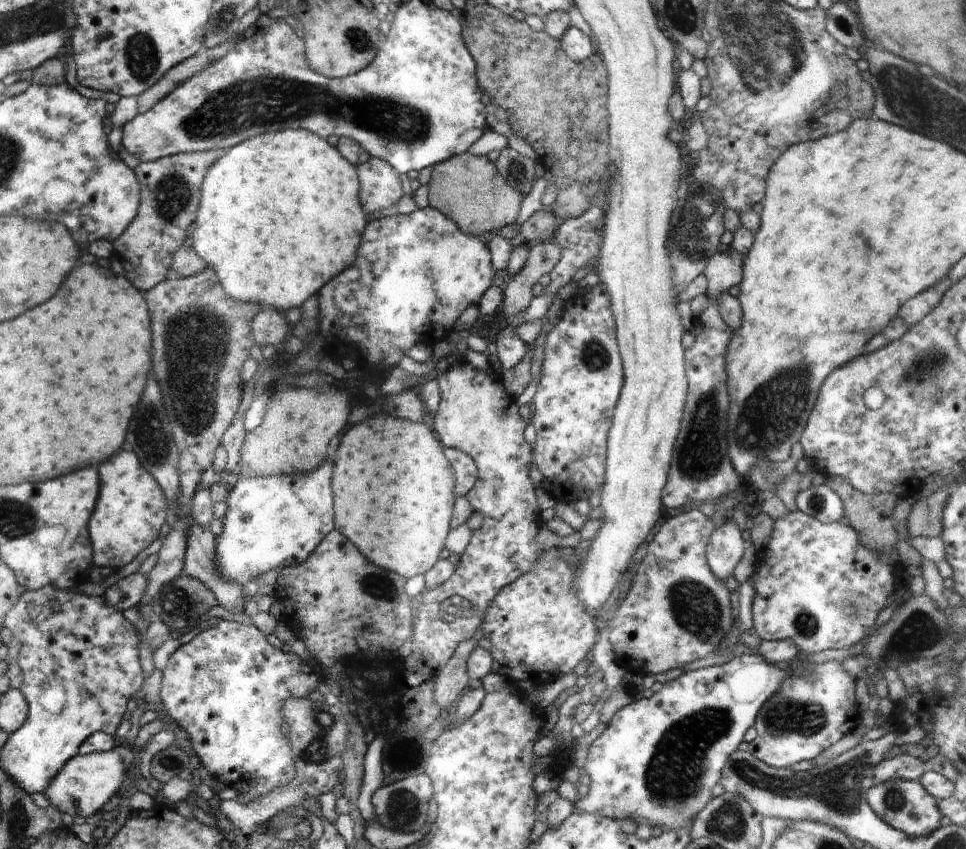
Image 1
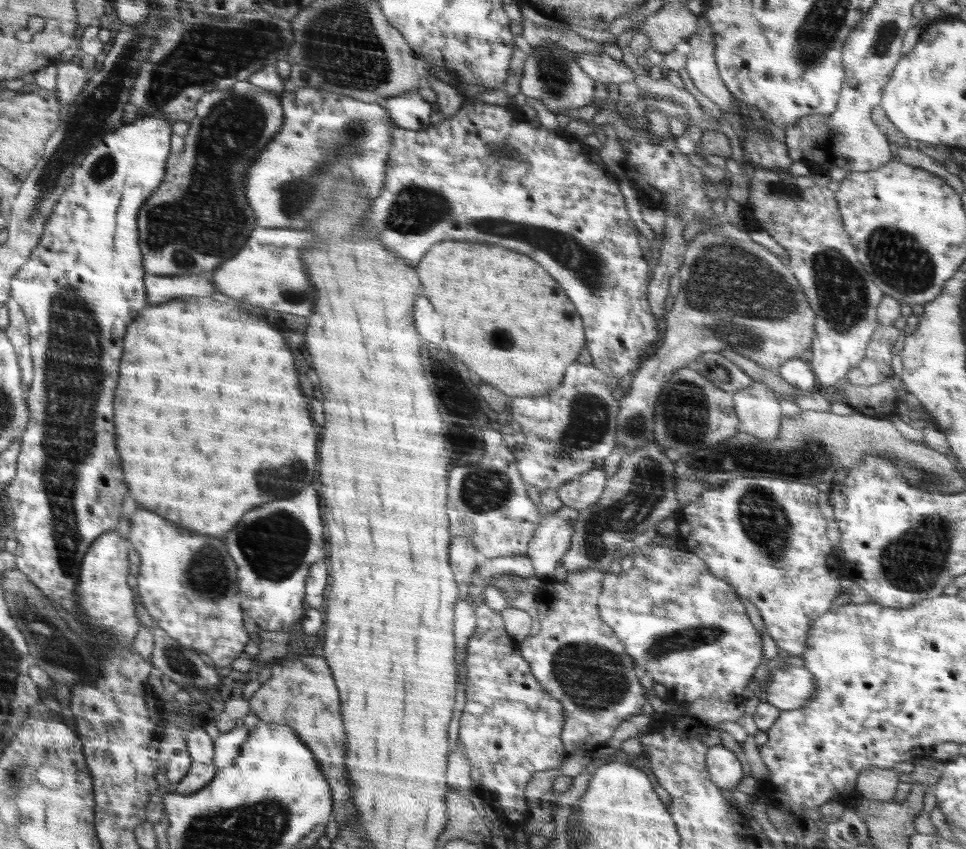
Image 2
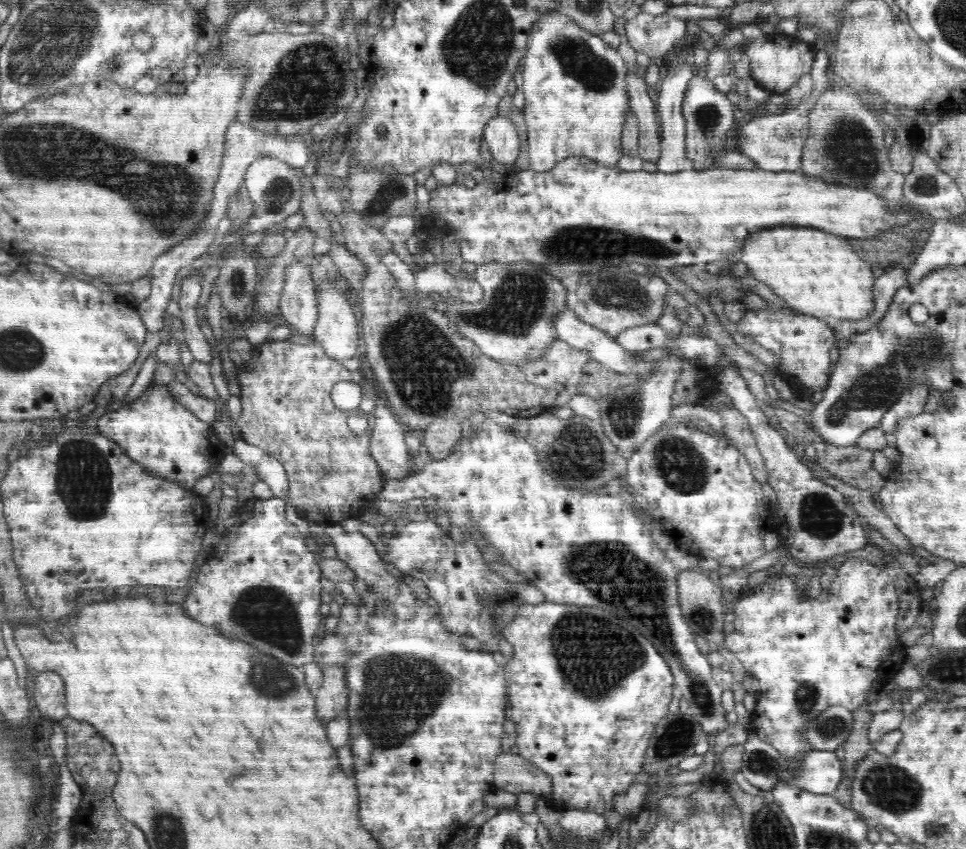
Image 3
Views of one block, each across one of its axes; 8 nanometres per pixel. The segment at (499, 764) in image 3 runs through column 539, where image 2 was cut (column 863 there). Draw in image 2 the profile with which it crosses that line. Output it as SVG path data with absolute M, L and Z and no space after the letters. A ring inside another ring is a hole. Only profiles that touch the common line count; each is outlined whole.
M868 767L859 772L857 791L864 799L878 800L881 803L894 799L900 783L894 769Z

